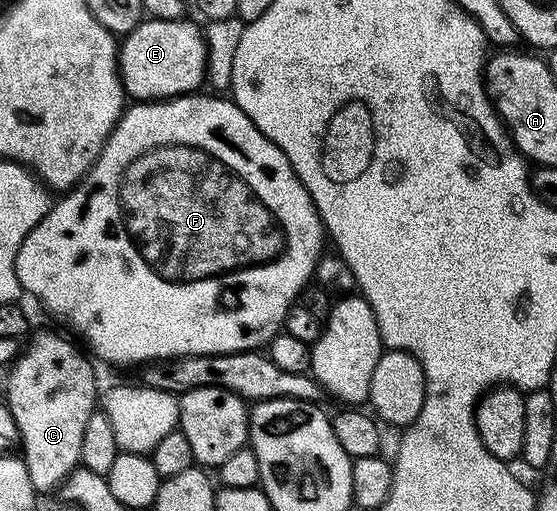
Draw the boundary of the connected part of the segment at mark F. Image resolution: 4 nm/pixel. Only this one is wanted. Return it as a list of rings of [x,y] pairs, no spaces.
[[[197,92],[194,94],[183,94],[177,98],[167,100],[157,100],[154,102],[136,102],[129,105],[116,121],[116,127],[112,130],[112,135],[106,140],[106,144],[102,148],[102,152],[98,156],[98,160],[92,165],[91,170],[63,195],[64,198],[60,203],[53,205],[48,211],[48,215],[38,223],[30,232],[30,236],[26,236],[26,240],[22,240],[22,248],[18,248],[18,256],[16,257],[16,275],[20,281],[21,287],[25,291],[28,290],[57,318],[60,322],[69,322],[82,337],[88,341],[88,346],[101,358],[104,362],[109,362],[112,366],[136,366],[147,364],[149,362],[165,362],[168,358],[185,358],[186,356],[198,356],[199,354],[229,354],[230,352],[242,352],[243,350],[260,350],[267,347],[272,337],[281,333],[284,321],[288,315],[288,310],[292,306],[297,305],[300,293],[305,286],[313,281],[316,265],[320,262],[322,251],[326,246],[326,231],[323,222],[320,220],[320,213],[317,212],[316,206],[312,203],[310,192],[306,192],[306,188],[302,184],[302,180],[298,180],[298,176],[294,172],[294,168],[290,164],[290,160],[286,160],[286,156],[276,147],[276,145],[266,136],[262,136],[262,132],[258,132],[258,128],[254,128],[254,120],[250,120],[250,116],[246,116],[246,112],[242,112],[242,108],[238,108],[236,103],[228,96],[217,96],[215,93],[204,94],[205,92]]]

